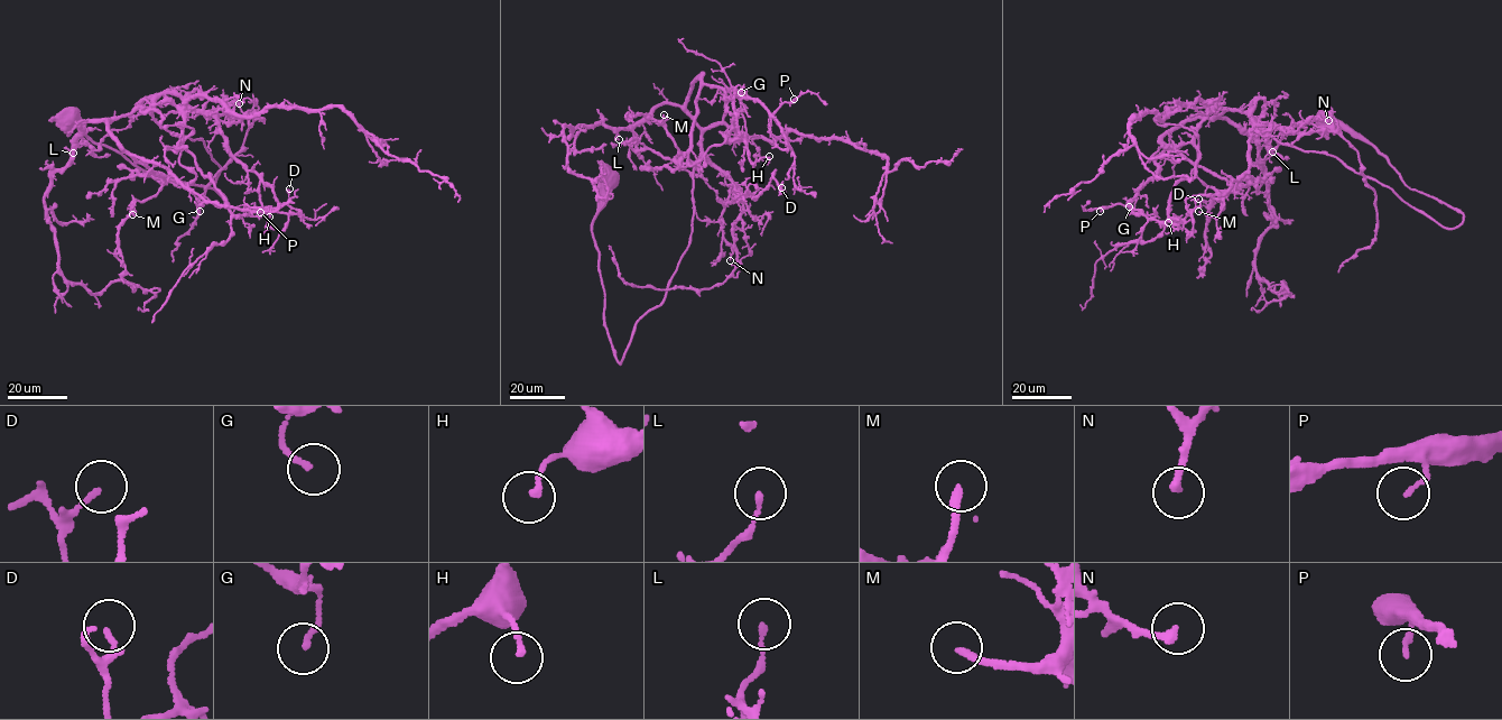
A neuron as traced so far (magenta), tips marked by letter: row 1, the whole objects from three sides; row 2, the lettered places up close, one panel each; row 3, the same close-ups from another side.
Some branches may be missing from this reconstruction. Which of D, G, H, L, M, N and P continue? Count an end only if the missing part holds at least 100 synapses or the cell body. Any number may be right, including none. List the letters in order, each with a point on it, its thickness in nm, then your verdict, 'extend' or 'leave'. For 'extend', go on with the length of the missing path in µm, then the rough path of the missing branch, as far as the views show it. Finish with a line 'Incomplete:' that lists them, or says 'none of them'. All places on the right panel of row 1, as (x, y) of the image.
D: at (1198, 199); 130 nm thick; leave
G: at (1129, 206); 140 nm thick; leave
H: at (1168, 222); 170 nm thick; leave
L: at (1272, 151); 130 nm thick; leave
M: at (1198, 211); 200 nm thick; leave
N: at (1328, 120); 220 nm thick; leave
P: at (1100, 211); 130 nm thick; leave
Incomplete: none of them

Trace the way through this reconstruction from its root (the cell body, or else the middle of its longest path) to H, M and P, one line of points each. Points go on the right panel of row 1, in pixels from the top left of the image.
H: (1323, 120), (1462, 223), (1207, 103), (1194, 175), (1169, 200), (1186, 222), (1168, 222)
M: (1323, 120), (1374, 145), (1462, 223), (1439, 225), (1336, 158), (1225, 110), (1162, 139), (1232, 186), (1198, 211)
P: (1323, 120), (1374, 145), (1462, 223), (1439, 225), (1336, 158), (1225, 110), (1165, 136), (1132, 208), (1100, 211)

